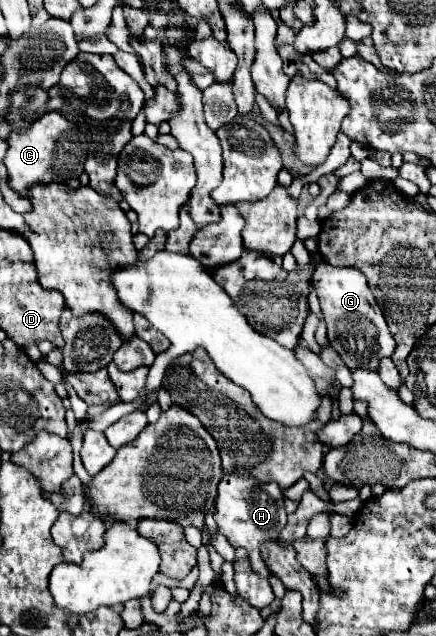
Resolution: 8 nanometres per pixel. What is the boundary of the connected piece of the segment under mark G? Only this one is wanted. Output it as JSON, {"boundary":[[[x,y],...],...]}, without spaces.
{"boundary":[[[322,261],[312,277],[312,285],[316,289],[324,321],[328,325],[328,341],[338,351],[346,367],[352,371],[378,371],[378,361],[394,353],[396,341],[388,331],[384,313],[378,307],[362,271],[352,267],[334,267]]]}

